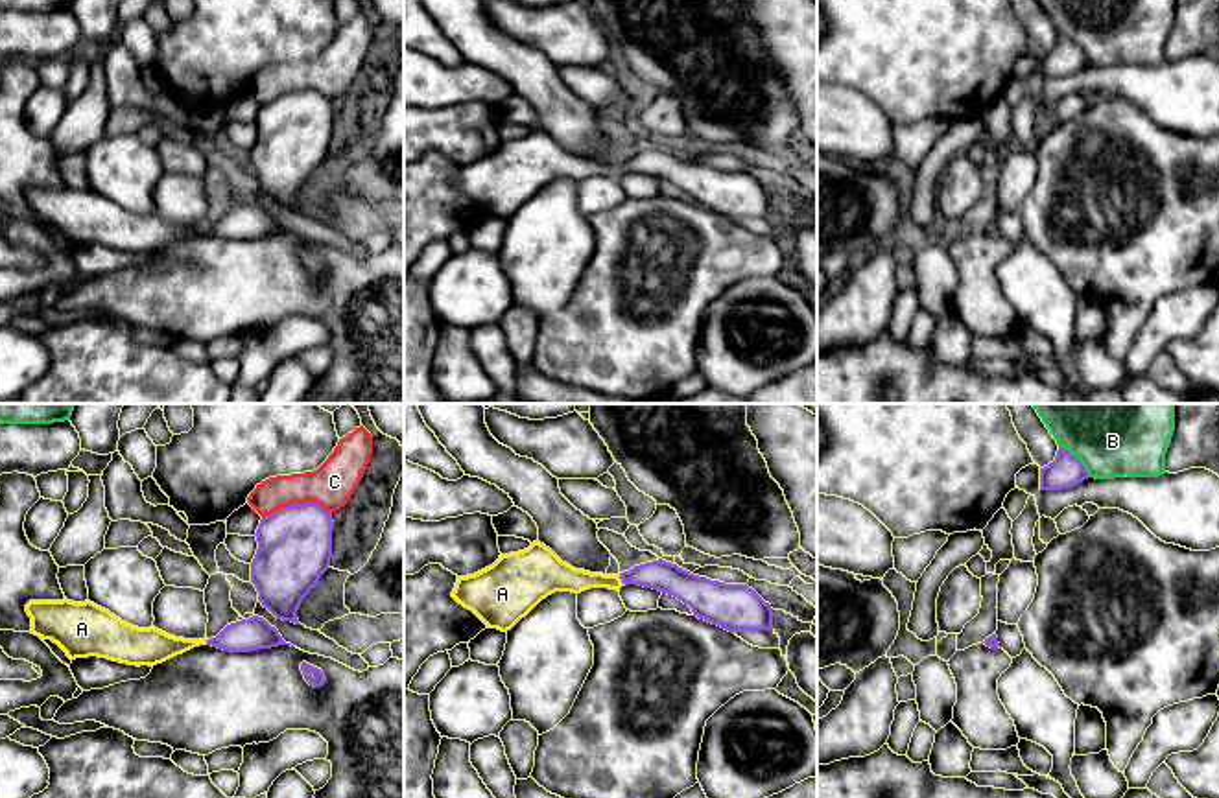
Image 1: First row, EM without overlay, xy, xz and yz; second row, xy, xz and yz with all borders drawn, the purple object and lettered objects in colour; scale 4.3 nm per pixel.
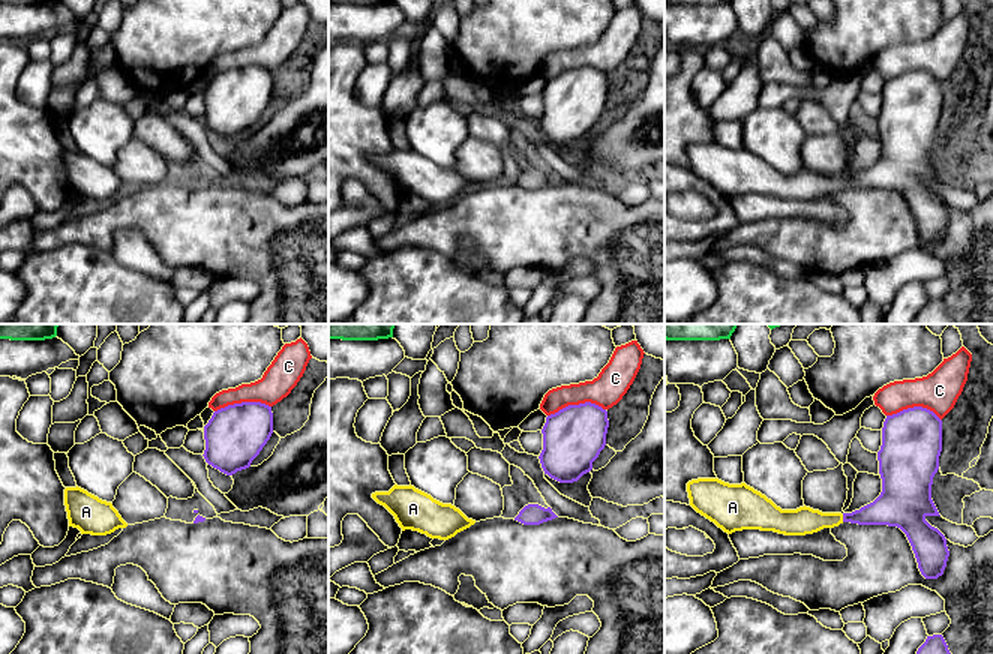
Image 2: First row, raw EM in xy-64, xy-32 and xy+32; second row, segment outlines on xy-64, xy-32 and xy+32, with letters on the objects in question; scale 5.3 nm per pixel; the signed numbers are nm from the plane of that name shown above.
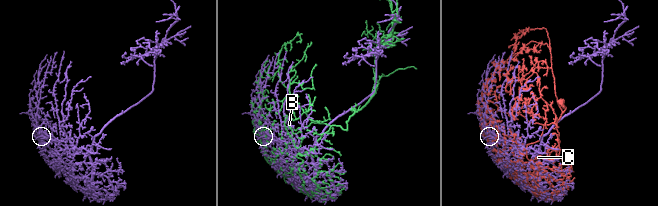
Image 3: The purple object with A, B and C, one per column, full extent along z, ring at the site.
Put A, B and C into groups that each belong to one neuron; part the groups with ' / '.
A / B / C

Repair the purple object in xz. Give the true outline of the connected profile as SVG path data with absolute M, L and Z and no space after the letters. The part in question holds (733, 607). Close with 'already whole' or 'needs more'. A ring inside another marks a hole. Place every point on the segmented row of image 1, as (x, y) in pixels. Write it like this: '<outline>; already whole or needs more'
M540 542L518 553L500 555L492 566L474 575L457 577L452 597L489 628L507 632L555 592L620 592L623 584L673 595L688 604L693 616L728 632L773 630L771 604L747 584L710 581L662 558L620 575L590 573L562 562Z; needs more

